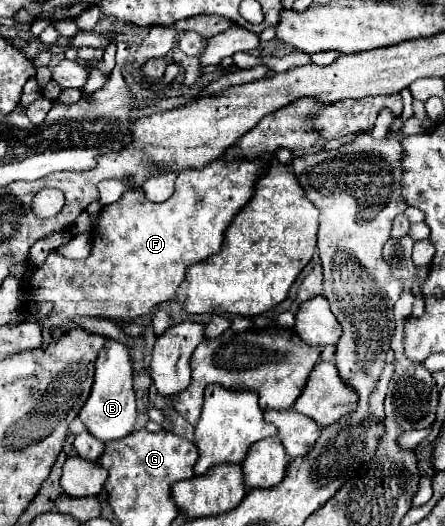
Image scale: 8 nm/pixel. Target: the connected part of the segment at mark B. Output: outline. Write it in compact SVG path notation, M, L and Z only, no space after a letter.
M105 339L105 347L101 349L95 363L95 383L85 407L79 413L79 419L85 423L87 431L101 441L123 439L133 431L137 417L135 407L135 391L133 391L133 361L127 345Z

